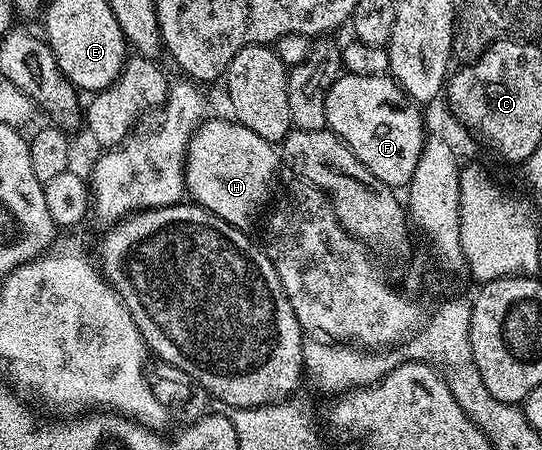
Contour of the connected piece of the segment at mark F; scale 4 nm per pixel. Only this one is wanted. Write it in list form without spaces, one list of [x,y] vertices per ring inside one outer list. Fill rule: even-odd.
[[[345,73],[338,77],[337,82],[327,91],[327,128],[339,139],[343,139],[343,143],[347,143],[351,151],[355,151],[359,163],[363,163],[363,167],[367,167],[371,175],[394,187],[408,186],[415,175],[415,167],[419,167],[419,155],[427,140],[425,121],[420,112],[422,113],[422,110],[410,101],[399,83],[389,75],[360,77],[354,73]]]

